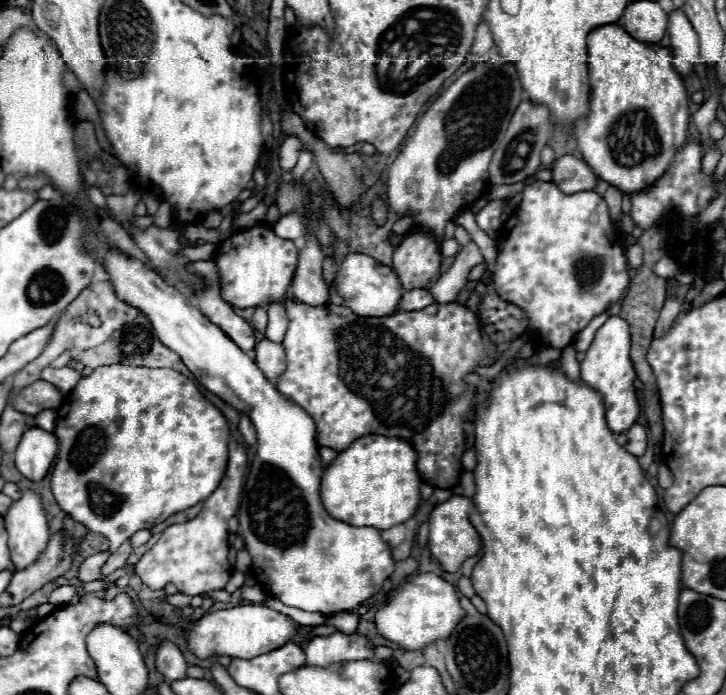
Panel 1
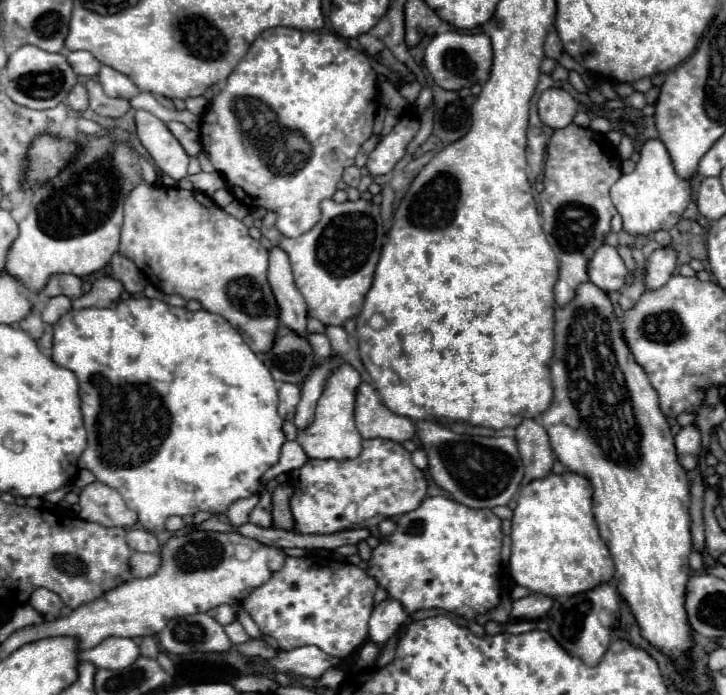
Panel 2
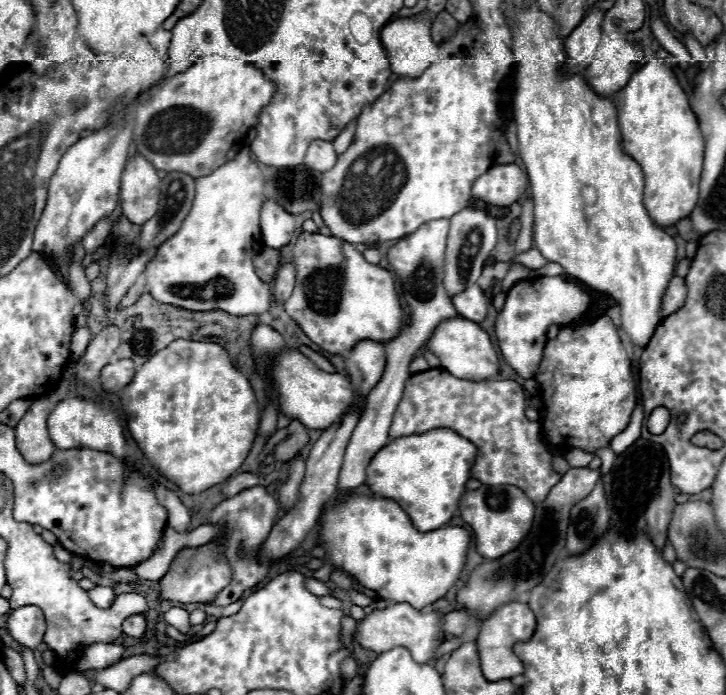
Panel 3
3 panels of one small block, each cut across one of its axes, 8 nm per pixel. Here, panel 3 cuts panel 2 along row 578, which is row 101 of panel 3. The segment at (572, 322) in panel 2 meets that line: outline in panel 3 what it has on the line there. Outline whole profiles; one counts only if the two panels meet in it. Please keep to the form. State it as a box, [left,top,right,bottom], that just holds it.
[614,59,704,226]

